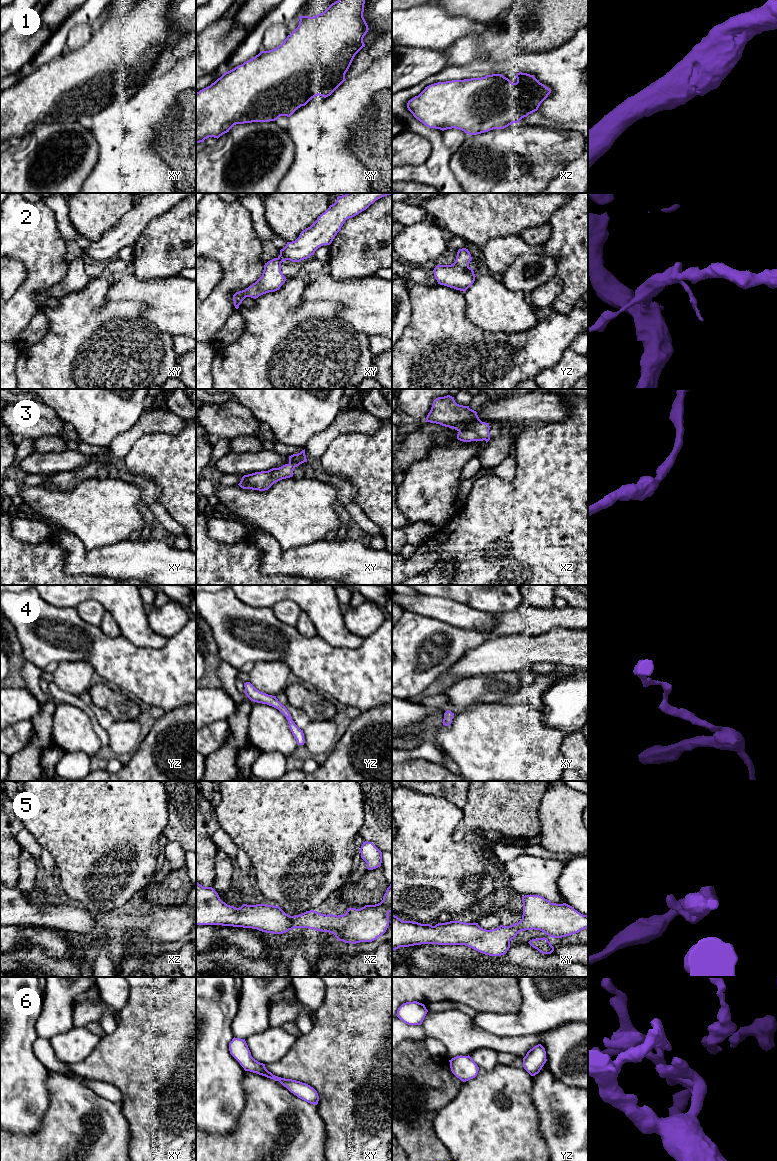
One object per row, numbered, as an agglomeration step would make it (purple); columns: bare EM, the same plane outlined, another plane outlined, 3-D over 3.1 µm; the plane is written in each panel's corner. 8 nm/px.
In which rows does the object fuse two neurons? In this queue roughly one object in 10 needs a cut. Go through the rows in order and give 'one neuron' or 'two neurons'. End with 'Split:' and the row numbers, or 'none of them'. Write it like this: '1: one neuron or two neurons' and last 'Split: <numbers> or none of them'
1: one neuron
2: one neuron
3: one neuron
4: one neuron
5: one neuron
6: one neuron
Split: none of them

